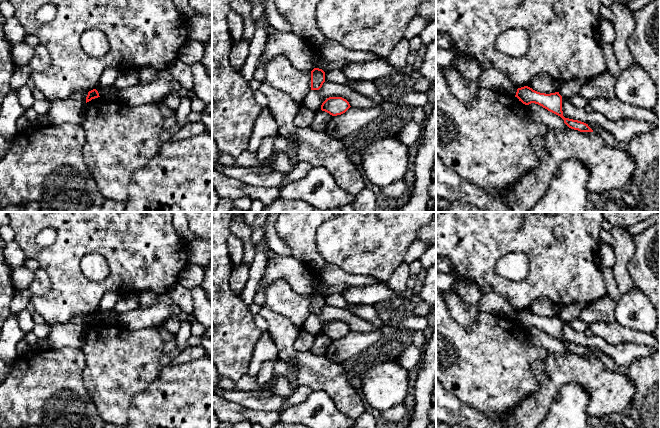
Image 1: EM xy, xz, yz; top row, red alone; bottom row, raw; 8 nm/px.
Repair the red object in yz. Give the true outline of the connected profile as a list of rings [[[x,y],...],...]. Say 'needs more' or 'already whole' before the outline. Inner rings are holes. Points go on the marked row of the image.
already whole; [[[524,86],[517,89],[515,97],[525,105],[535,103],[560,116],[564,120],[564,123],[571,129],[578,130],[580,132],[593,132],[588,124],[578,120],[565,118],[563,116],[562,96],[559,92],[545,94],[537,92],[528,86]]]

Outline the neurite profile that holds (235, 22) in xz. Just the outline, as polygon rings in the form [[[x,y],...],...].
[[[232,10],[227,16],[227,25],[231,33],[232,38],[239,42],[243,39],[243,28],[244,28],[244,19],[243,17]]]

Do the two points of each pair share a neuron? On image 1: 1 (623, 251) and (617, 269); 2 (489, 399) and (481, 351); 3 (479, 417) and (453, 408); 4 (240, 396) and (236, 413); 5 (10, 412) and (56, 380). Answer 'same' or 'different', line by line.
1: same
2: same
3: same
4: different
5: same

